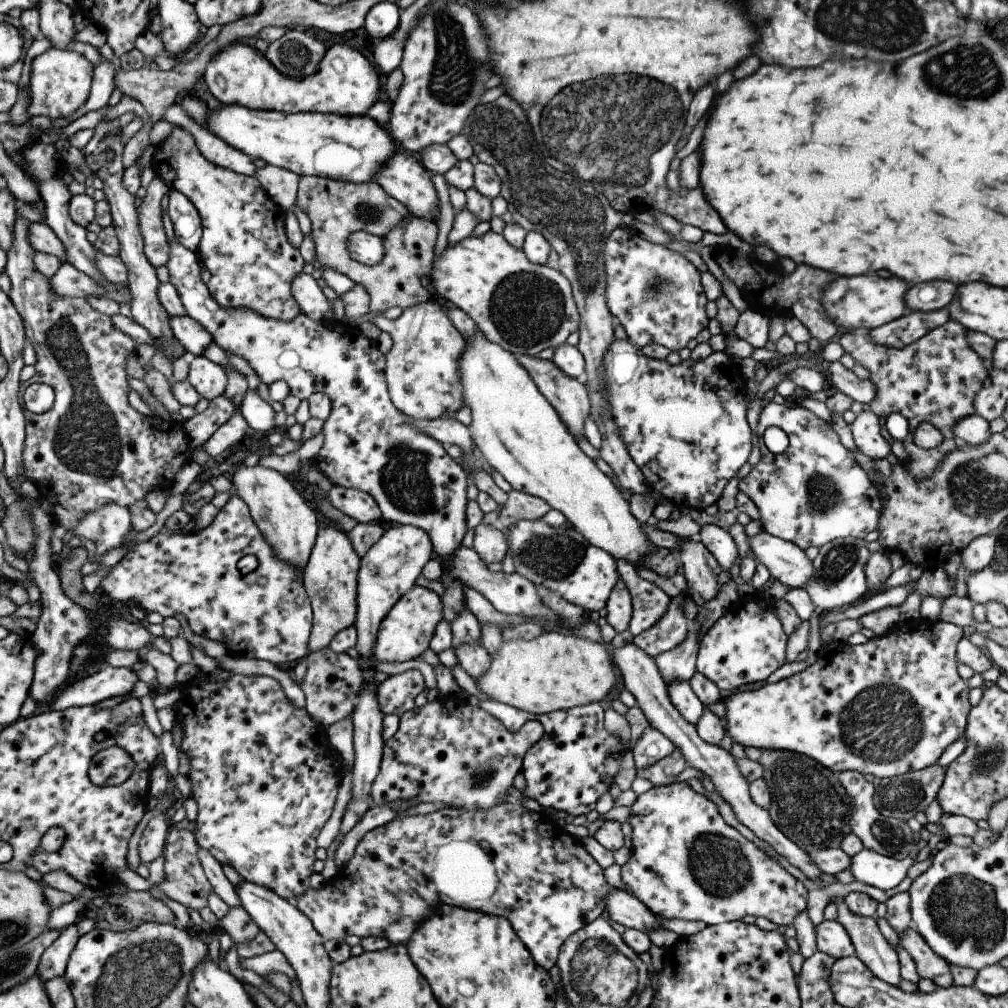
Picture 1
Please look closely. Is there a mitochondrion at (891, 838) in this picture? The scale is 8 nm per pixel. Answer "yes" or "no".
yes

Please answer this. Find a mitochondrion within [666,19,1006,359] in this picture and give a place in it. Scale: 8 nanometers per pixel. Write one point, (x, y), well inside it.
(964, 72)

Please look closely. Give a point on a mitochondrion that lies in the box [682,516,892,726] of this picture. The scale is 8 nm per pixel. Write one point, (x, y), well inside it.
(840, 559)

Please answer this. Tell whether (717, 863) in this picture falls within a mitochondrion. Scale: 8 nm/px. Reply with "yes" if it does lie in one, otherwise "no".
yes

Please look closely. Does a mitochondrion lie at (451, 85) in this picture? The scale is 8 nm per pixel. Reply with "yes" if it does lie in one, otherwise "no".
yes

